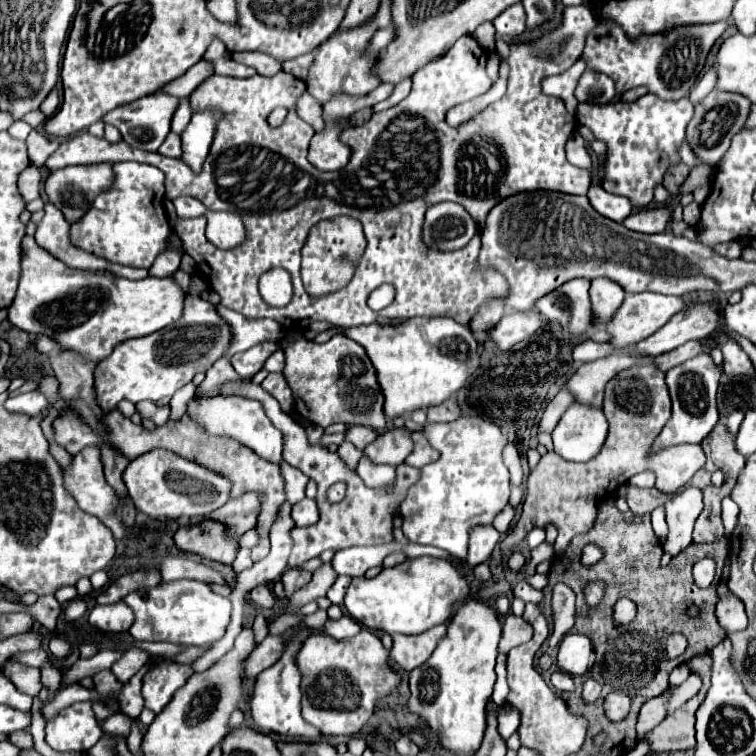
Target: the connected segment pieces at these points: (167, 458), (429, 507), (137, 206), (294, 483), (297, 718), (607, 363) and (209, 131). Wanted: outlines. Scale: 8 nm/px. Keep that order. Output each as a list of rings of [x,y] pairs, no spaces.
[[[168,449],[148,451],[128,463],[124,471],[124,485],[136,509],[152,519],[180,519],[208,515],[230,499],[232,483],[222,473],[216,473],[196,461],[190,461]]]
[[[460,417],[452,423],[426,423],[422,429],[428,443],[440,451],[438,461],[420,469],[420,479],[408,489],[406,499],[400,505],[402,513],[402,531],[408,541],[420,545],[434,545],[446,549],[458,559],[466,559],[468,533],[476,525],[490,525],[496,515],[506,507],[510,497],[508,469],[502,463],[502,449],[508,439],[498,425],[480,417]]]
[[[116,163],[116,185],[92,203],[80,225],[72,225],[72,243],[108,261],[150,269],[160,253],[170,249],[170,223],[164,209],[164,173],[148,163]]]
[[[288,463],[282,465],[282,475],[286,479],[286,495],[288,495],[288,501],[292,505],[298,503],[298,501],[302,501],[304,499],[304,489],[306,489],[306,483],[308,483],[308,477],[302,471],[290,467]]]
[[[308,629],[298,631],[296,637],[288,641],[288,649],[284,651],[284,655],[272,667],[268,667],[256,677],[254,693],[250,699],[250,709],[252,709],[254,723],[262,733],[278,733],[278,735],[292,737],[292,739],[306,741],[306,743],[322,739],[322,733],[316,727],[308,725],[300,715],[300,671],[296,669],[294,655],[296,655],[296,649],[300,647],[300,641],[304,641],[308,633],[310,633]]]
[[[606,357],[600,361],[592,361],[582,365],[566,383],[566,389],[574,397],[576,403],[588,407],[602,407],[604,385],[622,369],[636,365],[634,357]]]
[[[202,109],[192,115],[192,121],[182,133],[182,161],[192,167],[194,173],[202,169],[202,163],[210,151],[216,135],[216,123],[224,115],[218,109]]]

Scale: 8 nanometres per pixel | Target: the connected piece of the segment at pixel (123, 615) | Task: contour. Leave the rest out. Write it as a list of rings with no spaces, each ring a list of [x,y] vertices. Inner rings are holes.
[[[118,601],[112,605],[96,605],[90,611],[88,621],[92,627],[96,627],[100,631],[122,633],[122,631],[130,629],[130,625],[134,621],[134,613],[132,613],[132,609],[128,609],[128,605],[124,601]]]

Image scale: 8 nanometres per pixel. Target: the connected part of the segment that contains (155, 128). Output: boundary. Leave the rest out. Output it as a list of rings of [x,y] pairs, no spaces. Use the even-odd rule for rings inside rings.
[[[158,91],[140,101],[134,101],[132,105],[122,105],[120,109],[114,109],[108,117],[104,117],[104,121],[114,125],[130,147],[136,147],[142,151],[158,151],[158,147],[164,143],[166,135],[170,133],[170,119],[176,109],[176,101],[178,101],[176,97],[172,97],[164,91]]]

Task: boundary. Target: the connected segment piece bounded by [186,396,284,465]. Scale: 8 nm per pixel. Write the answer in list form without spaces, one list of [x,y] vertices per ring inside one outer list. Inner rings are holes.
[[[217,396],[209,399],[194,398],[187,406],[186,414],[200,425],[206,433],[218,435],[218,437],[228,437],[240,442],[240,445],[250,447],[252,451],[260,453],[260,457],[280,465],[284,461],[284,435],[280,429],[272,425],[268,419],[264,407],[260,401],[244,399],[244,397],[223,397]]]

